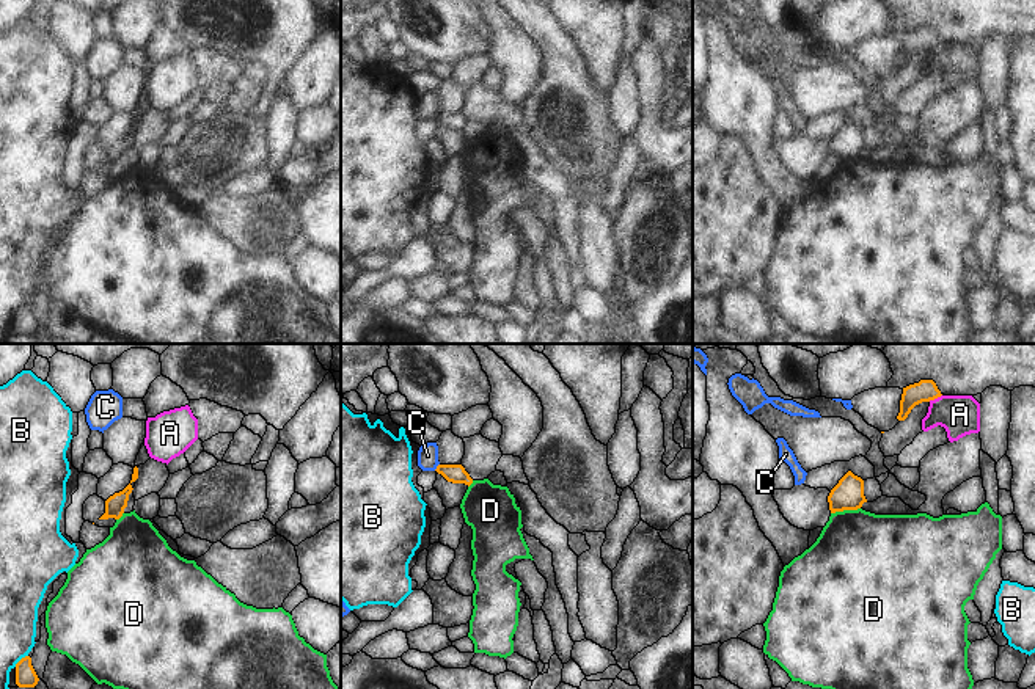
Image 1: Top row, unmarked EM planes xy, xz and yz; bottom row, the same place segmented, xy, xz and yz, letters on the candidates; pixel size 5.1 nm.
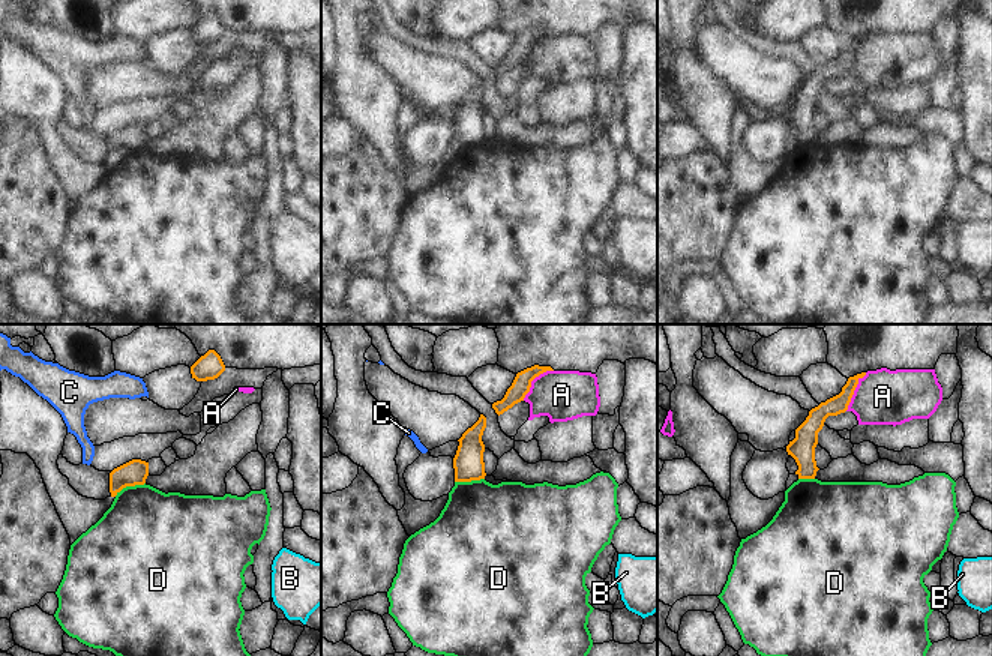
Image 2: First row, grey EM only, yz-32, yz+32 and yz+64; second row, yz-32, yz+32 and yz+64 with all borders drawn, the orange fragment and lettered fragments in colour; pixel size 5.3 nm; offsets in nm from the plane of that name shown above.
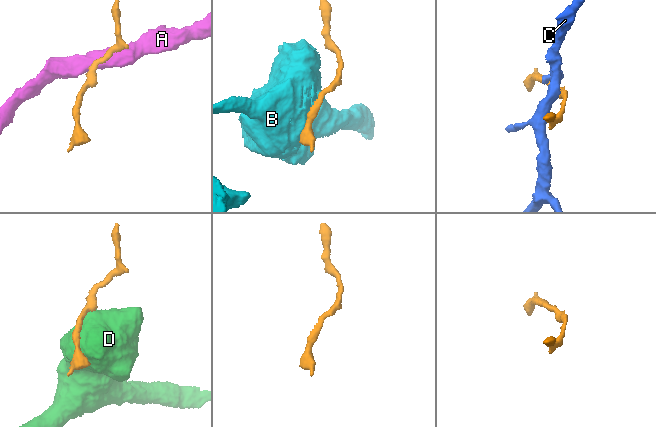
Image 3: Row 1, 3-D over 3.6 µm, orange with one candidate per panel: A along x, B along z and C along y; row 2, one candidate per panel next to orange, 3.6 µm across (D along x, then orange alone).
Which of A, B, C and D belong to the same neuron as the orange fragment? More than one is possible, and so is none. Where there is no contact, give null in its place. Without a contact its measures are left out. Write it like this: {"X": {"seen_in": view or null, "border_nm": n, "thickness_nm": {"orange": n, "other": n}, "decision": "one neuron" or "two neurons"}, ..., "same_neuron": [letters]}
{"A": {"seen_in": "yz", "border_nm": 80, "thickness_nm": {"orange": 110, "other": 200}, "decision": "two neurons"}, "B": {"seen_in": "xy", "border_nm": 90, "thickness_nm": {"orange": 110, "other": 190}, "decision": "two neurons"}, "C": {"seen_in": "xz", "border_nm": 50, "thickness_nm": {"orange": 100, "other": 110}, "decision": "two neurons"}, "D": {"seen_in": "yz", "border_nm": 160, "thickness_nm": {"orange": 160, "other": 460}, "decision": "two neurons"}, "same_neuron": []}

